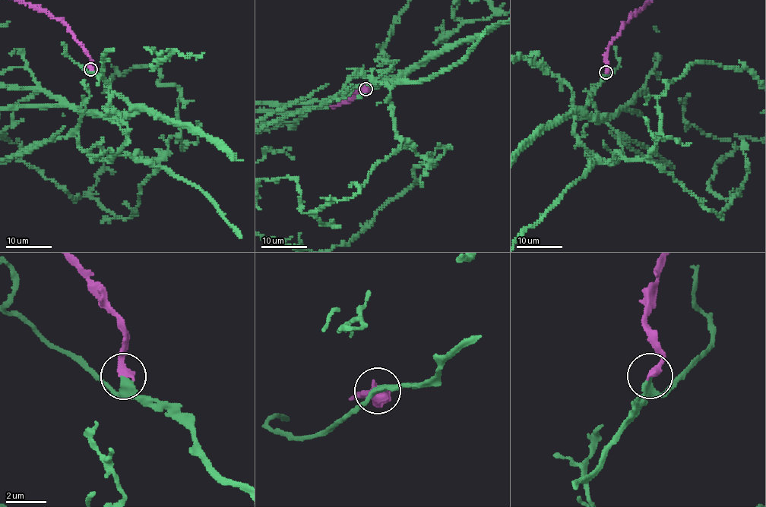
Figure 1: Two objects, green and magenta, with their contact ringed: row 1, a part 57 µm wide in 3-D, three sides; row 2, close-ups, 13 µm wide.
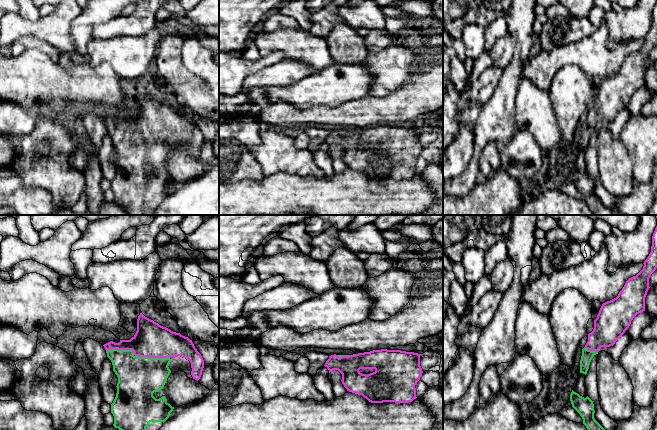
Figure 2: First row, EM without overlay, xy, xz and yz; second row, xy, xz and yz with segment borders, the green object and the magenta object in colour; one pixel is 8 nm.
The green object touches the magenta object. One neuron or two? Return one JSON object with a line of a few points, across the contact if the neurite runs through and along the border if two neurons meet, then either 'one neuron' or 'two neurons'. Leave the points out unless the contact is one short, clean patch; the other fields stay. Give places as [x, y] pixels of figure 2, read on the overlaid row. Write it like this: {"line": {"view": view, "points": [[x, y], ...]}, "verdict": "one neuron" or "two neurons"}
{"line": {"view": "xy", "points": [[138, 377], [137, 356], [152, 340]]}, "verdict": "one neuron"}

